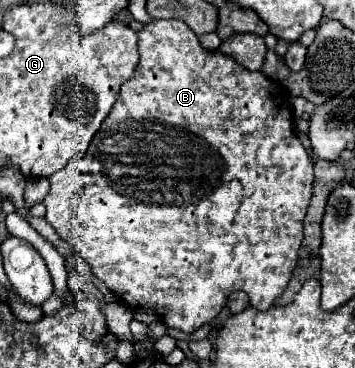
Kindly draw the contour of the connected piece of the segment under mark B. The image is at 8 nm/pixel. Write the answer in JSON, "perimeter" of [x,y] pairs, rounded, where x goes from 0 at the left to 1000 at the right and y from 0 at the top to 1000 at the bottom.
{"perimeter":[[[434,54],[389,87],[394,168],[372,217],[338,239],[338,261],[315,304],[265,364],[265,386],[242,418],[208,424],[169,467],[141,484],[141,522],[124,543],[130,603],[163,630],[163,641],[208,668],[225,701],[259,728],[265,750],[282,755],[338,821],[377,842],[428,842],[445,864],[496,897],[524,908],[552,902],[563,886],[597,875],[631,837],[648,793],[682,788],[699,799],[704,826],[727,842],[755,842],[777,810],[794,804],[823,734],[839,712],[839,679],[856,647],[851,598],[862,587],[879,533],[879,435],[823,353],[817,266],[800,234],[766,223],[738,196],[704,196],[682,185],[659,158],[586,141],[563,125],[552,92],[513,54]]]}

